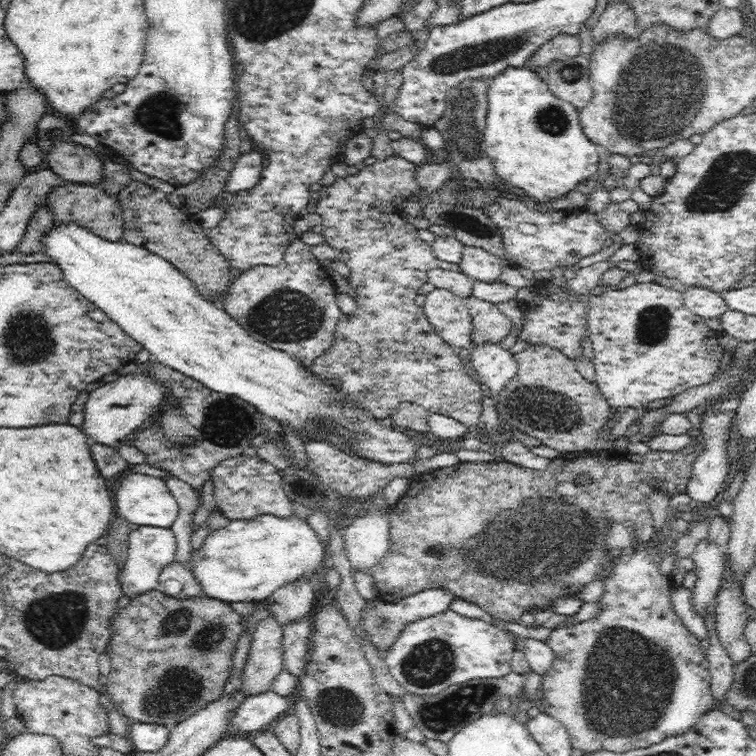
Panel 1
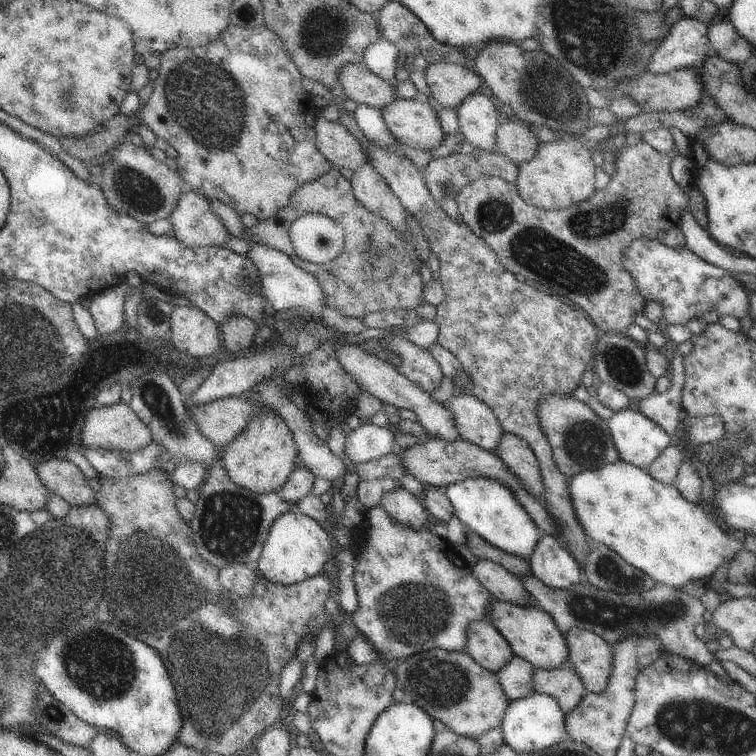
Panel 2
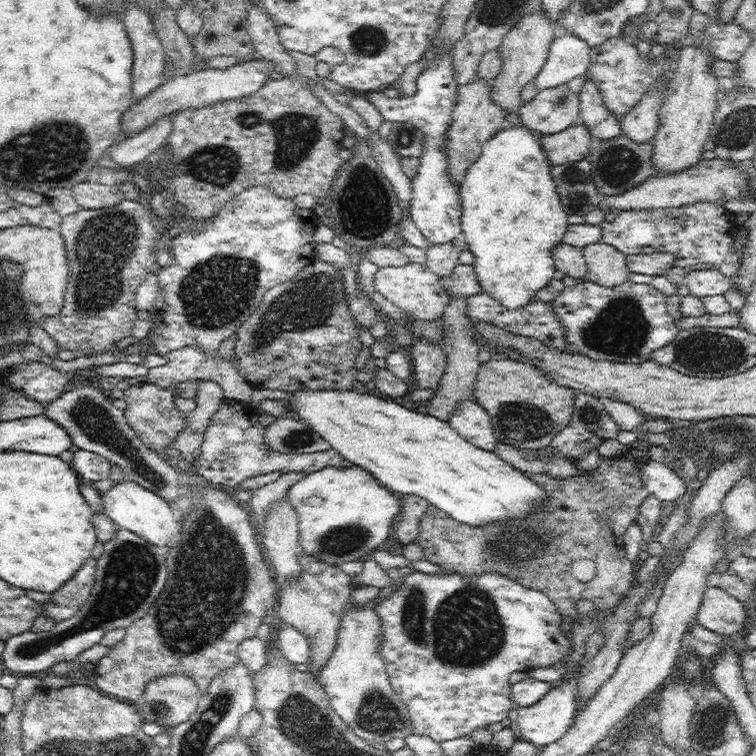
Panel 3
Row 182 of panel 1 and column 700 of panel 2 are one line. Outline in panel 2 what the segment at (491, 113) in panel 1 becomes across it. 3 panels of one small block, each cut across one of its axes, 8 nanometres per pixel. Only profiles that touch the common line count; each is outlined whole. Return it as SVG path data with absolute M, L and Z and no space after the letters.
M626 461L607 464L602 468L582 471L567 480L574 512L590 542L606 545L619 554L630 566L643 570L656 582L675 589L692 580L709 580L723 562L730 562L743 544L725 530L715 516L707 515L702 506L688 502L674 485L665 485L652 478L645 470Z

